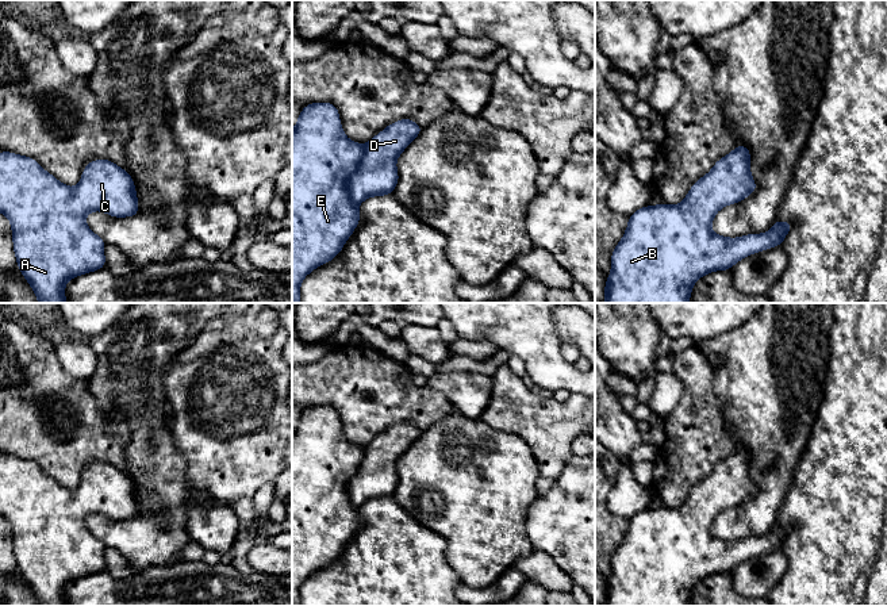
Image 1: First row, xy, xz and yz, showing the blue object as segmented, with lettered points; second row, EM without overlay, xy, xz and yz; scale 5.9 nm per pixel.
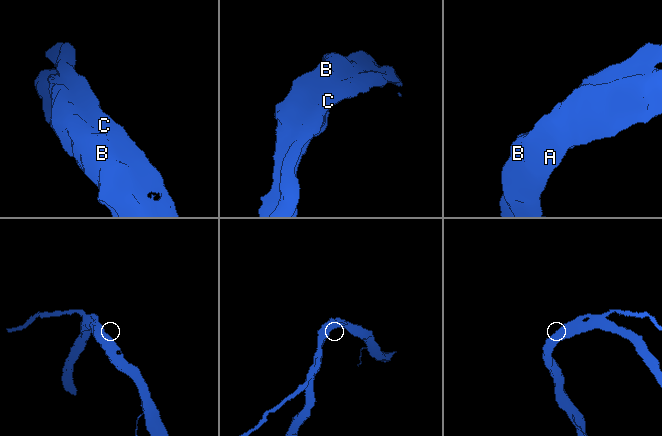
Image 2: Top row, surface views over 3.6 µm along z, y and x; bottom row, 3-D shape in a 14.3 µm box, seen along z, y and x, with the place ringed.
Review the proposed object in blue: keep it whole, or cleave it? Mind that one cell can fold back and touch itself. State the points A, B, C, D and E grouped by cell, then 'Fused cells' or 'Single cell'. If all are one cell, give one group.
Groups: A B C D E. Single cell

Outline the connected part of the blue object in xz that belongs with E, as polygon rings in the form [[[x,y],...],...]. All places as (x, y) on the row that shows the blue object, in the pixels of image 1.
[[[311,103],[302,110],[292,129],[292,303],[300,303],[303,279],[339,254],[360,222],[358,204],[393,192],[396,160],[422,129],[412,119],[400,119],[364,145],[345,135],[333,103]]]

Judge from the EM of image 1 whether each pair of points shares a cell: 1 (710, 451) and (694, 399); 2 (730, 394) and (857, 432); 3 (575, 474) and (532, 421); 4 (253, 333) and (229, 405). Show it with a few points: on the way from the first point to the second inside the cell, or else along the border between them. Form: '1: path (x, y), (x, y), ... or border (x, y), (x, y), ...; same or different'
1: path (698, 438), (698, 411); same
2: border (824, 388), (817, 418), (803, 449); different
3: border (573, 456), (548, 490); different
4: path (241, 351), (235, 361), (230, 387); same

